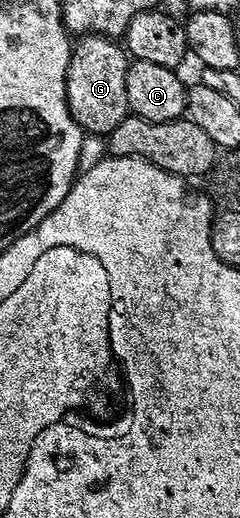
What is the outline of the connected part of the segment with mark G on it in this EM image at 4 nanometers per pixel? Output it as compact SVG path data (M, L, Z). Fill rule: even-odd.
M90 33L73 44L72 58L66 71L66 99L70 115L85 134L110 134L118 123L122 123L122 119L130 116L126 99L126 71L129 64L129 54L119 40Z

